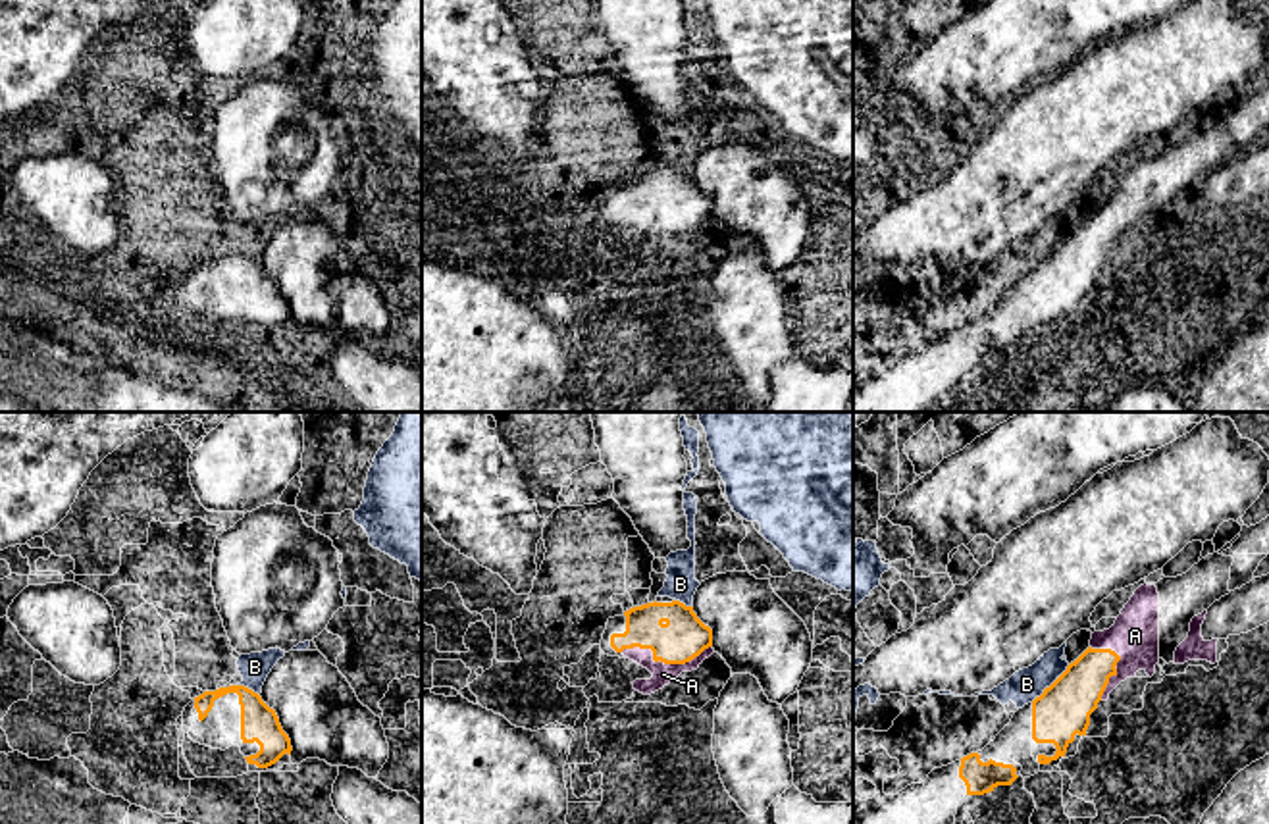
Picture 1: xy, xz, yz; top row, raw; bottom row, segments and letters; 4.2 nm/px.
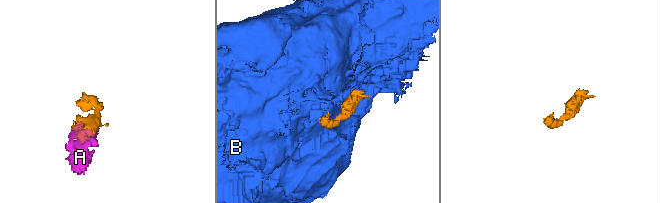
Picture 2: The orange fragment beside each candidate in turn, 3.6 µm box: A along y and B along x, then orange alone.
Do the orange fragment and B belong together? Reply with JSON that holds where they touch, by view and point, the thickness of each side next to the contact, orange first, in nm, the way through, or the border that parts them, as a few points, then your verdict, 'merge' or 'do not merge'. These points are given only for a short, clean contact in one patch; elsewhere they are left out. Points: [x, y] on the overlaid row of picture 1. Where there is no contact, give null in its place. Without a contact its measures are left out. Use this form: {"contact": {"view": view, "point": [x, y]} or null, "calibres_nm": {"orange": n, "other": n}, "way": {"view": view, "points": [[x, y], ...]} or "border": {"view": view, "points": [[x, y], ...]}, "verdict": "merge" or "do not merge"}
{"contact": {"view": "yz", "point": [1052, 684]}, "calibres_nm": {"orange": 220, "other": 140}, "border": {"view": "yz", "points": [[1069, 665], [1031, 701]]}, "verdict": "do not merge"}

